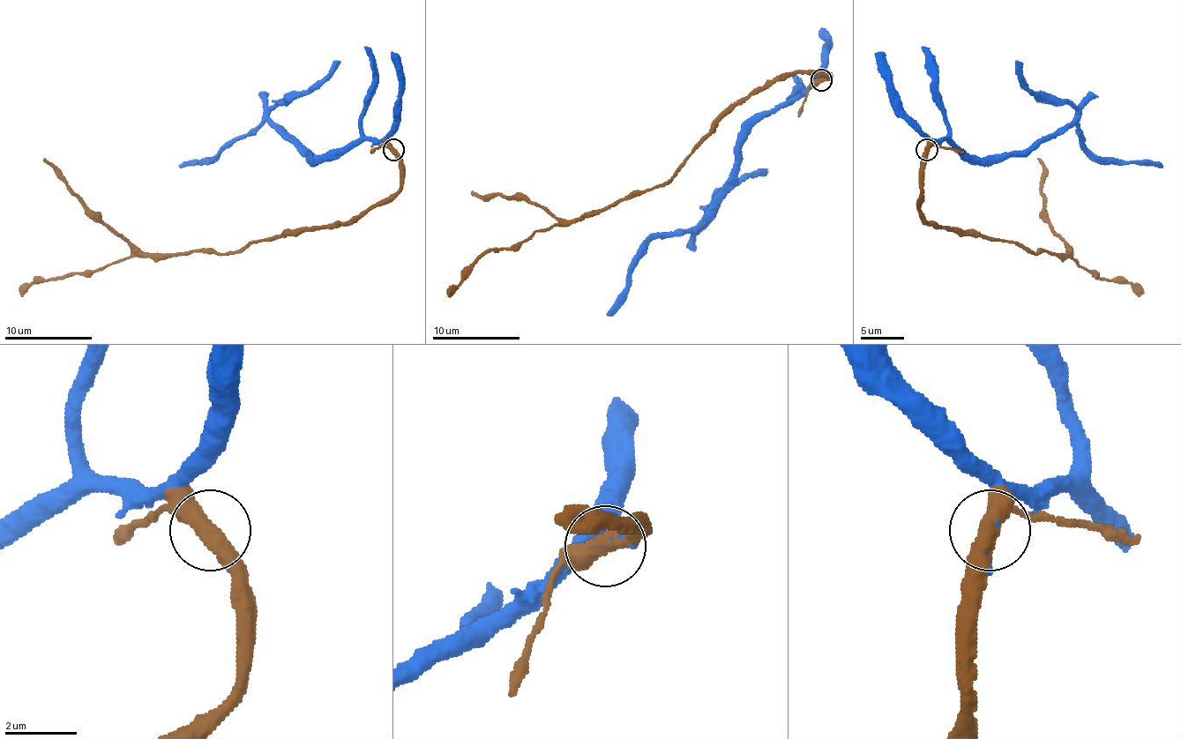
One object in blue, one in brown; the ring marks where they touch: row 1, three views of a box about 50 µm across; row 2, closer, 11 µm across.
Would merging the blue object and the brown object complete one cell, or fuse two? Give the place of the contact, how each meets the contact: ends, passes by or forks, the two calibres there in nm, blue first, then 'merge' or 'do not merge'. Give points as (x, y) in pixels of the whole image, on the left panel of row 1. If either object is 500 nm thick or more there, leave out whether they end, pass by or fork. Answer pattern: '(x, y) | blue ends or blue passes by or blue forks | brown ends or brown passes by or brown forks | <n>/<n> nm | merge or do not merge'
(393, 150) | blue passes by | brown passes by | 300/400 nm | merge

